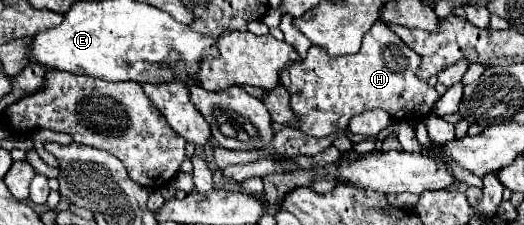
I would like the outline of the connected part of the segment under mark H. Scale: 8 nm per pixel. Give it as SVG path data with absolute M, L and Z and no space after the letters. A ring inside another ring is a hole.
M376 20L370 32L366 32L358 54L328 58L320 46L312 46L304 60L294 62L288 68L290 108L300 118L298 128L308 136L322 138L342 132L352 116L374 108L386 110L394 120L420 120L416 118L420 114L426 118L440 96L424 80L414 76L418 64L420 56L410 50L382 20Z

